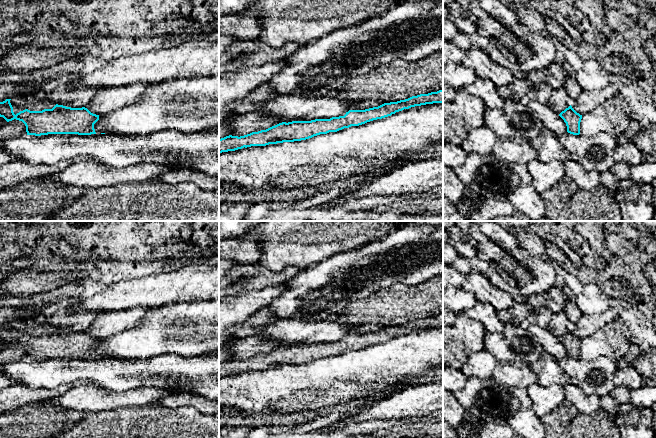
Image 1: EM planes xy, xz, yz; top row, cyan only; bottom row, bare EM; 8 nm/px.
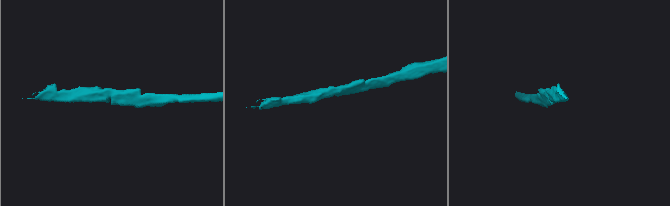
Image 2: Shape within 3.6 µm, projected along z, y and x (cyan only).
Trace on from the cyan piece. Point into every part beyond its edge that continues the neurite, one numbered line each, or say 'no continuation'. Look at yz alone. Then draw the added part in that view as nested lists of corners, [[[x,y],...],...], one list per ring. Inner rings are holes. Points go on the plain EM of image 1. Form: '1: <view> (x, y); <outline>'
no continuation

